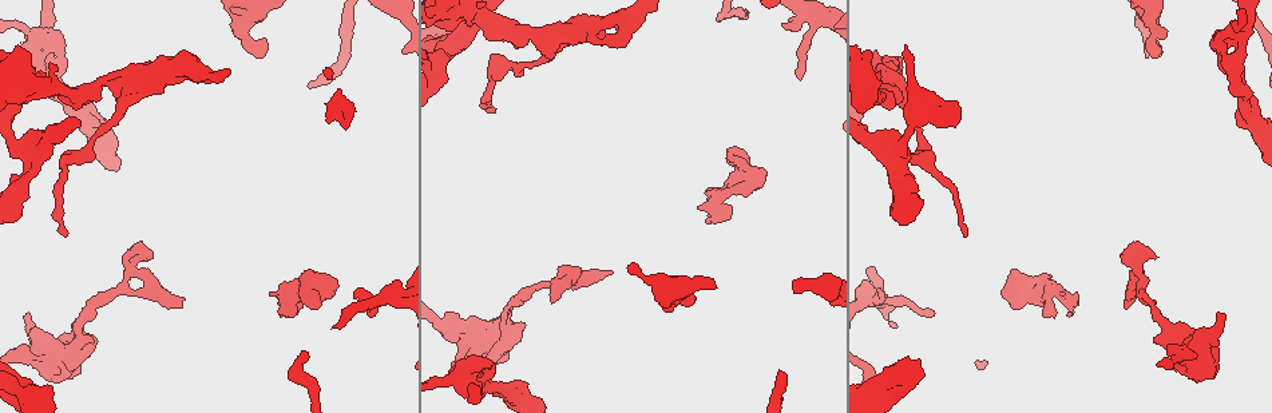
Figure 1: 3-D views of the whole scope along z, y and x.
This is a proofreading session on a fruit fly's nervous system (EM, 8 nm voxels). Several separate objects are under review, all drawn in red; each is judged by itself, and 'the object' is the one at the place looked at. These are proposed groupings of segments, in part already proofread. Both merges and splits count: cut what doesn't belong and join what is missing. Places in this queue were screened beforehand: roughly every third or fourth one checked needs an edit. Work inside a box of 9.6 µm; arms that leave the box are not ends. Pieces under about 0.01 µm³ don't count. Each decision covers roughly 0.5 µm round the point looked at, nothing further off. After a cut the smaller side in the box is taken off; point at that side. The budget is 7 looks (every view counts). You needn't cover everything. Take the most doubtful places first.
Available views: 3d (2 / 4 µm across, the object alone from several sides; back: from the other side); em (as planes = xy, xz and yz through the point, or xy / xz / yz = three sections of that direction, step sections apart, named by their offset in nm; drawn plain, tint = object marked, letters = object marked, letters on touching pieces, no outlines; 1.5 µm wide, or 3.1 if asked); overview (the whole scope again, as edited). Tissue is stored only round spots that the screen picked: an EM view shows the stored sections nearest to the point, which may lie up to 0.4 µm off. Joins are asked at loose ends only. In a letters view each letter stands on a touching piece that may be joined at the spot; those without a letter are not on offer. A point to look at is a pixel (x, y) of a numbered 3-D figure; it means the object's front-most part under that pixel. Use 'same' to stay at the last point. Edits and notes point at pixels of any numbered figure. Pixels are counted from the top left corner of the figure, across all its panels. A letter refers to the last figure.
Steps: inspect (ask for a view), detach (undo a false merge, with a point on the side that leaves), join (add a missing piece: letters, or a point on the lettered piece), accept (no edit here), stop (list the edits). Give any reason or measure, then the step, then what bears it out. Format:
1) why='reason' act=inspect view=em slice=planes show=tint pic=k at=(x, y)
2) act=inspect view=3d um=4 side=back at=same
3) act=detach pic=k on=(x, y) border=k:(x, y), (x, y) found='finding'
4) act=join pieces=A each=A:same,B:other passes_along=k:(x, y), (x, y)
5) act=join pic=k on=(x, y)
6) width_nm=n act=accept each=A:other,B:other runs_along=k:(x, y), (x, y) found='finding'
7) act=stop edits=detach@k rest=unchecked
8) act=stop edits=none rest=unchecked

why='an open end' act=inspect view=em slice=planes show=letters pic=1 at=(286, 314)

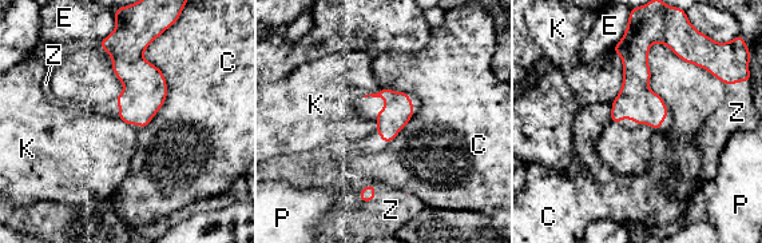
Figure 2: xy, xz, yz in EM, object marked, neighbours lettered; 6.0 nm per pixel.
act=join pieces=Z each=C:other,E:other,K:other,P:other,Z:same found='it goes on there'

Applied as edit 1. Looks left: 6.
why='tapers out' act=inspect view=3d um=2 side=back pic=1 at=(372, 314)

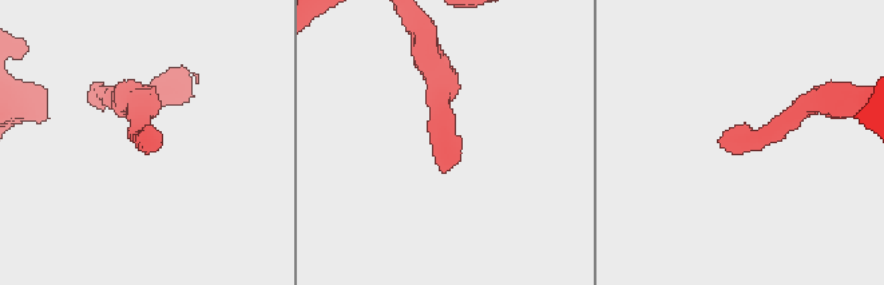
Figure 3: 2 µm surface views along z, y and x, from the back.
why='need the tissue' act=inspect view=em slice=planes show=letters pic=3 at=(146, 138)

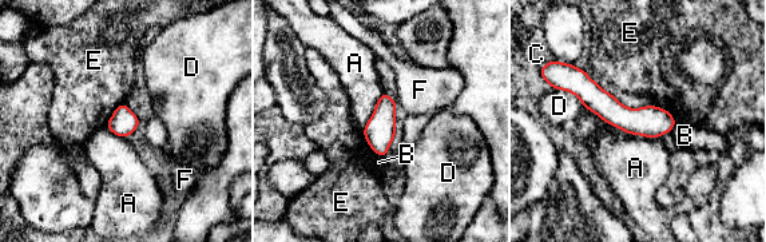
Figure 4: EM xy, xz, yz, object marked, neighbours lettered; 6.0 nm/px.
act=accept each=A:other,B:other,C:other,D:other,E:other,F:other found='none of them fits'

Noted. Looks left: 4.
why='thin end' act=inspect view=3d um=4 pic=1 at=(965, 234)

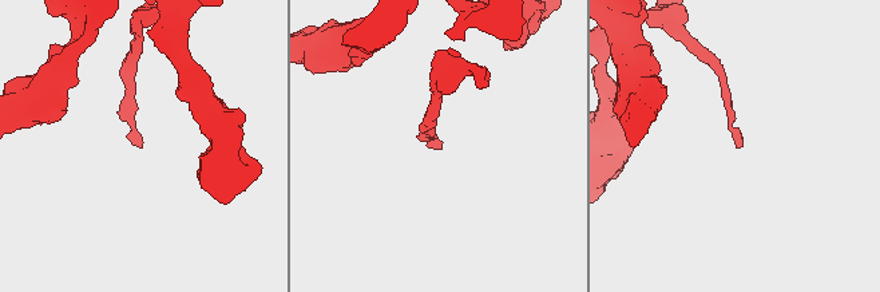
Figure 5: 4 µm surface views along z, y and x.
act=inspect view=em slice=xz step=8 show=tint pic=5 at=(743, 144)

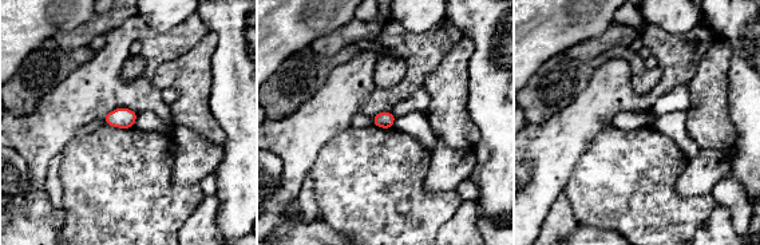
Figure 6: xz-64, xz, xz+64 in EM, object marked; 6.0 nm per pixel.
why='another direction' act=inspect view=em slice=planes show=letters at=same

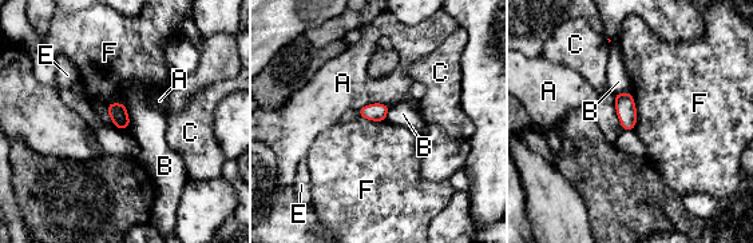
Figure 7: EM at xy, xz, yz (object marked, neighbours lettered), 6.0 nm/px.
width_nm=110 longest_contact=A:240nm act=accept each=A:other,B:other,C:other,E:other,F:other found='no lettered piece goes on from it'

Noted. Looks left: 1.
act=stop edits=join@2 rest=unchecked

